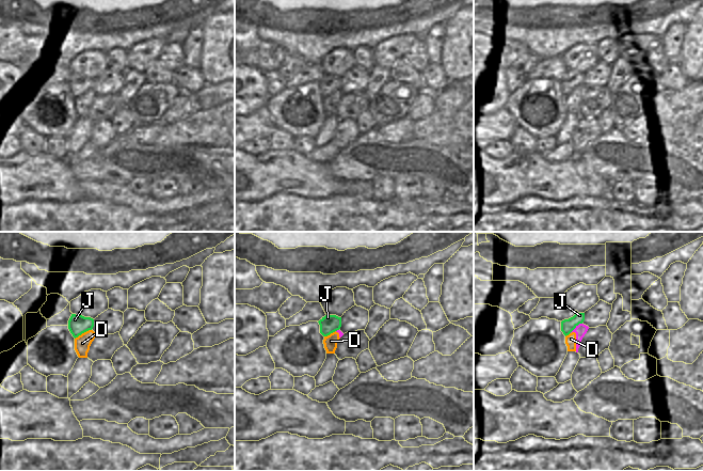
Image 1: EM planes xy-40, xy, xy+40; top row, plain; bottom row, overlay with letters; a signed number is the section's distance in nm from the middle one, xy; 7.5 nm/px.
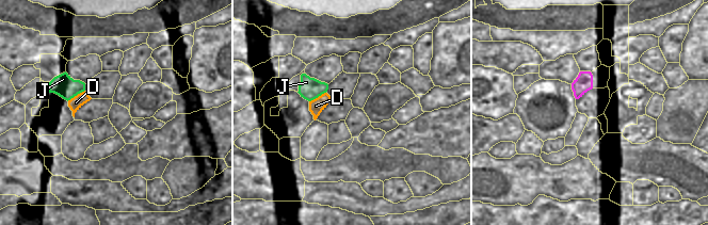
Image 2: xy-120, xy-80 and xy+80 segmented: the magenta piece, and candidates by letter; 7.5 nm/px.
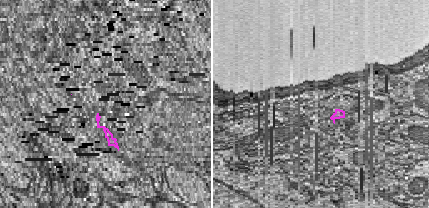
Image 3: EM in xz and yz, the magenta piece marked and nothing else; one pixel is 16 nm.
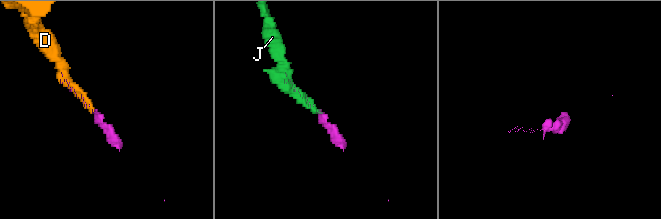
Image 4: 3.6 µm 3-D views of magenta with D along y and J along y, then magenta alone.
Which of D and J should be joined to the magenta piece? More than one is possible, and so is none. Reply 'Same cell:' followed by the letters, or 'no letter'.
Same cell: J

